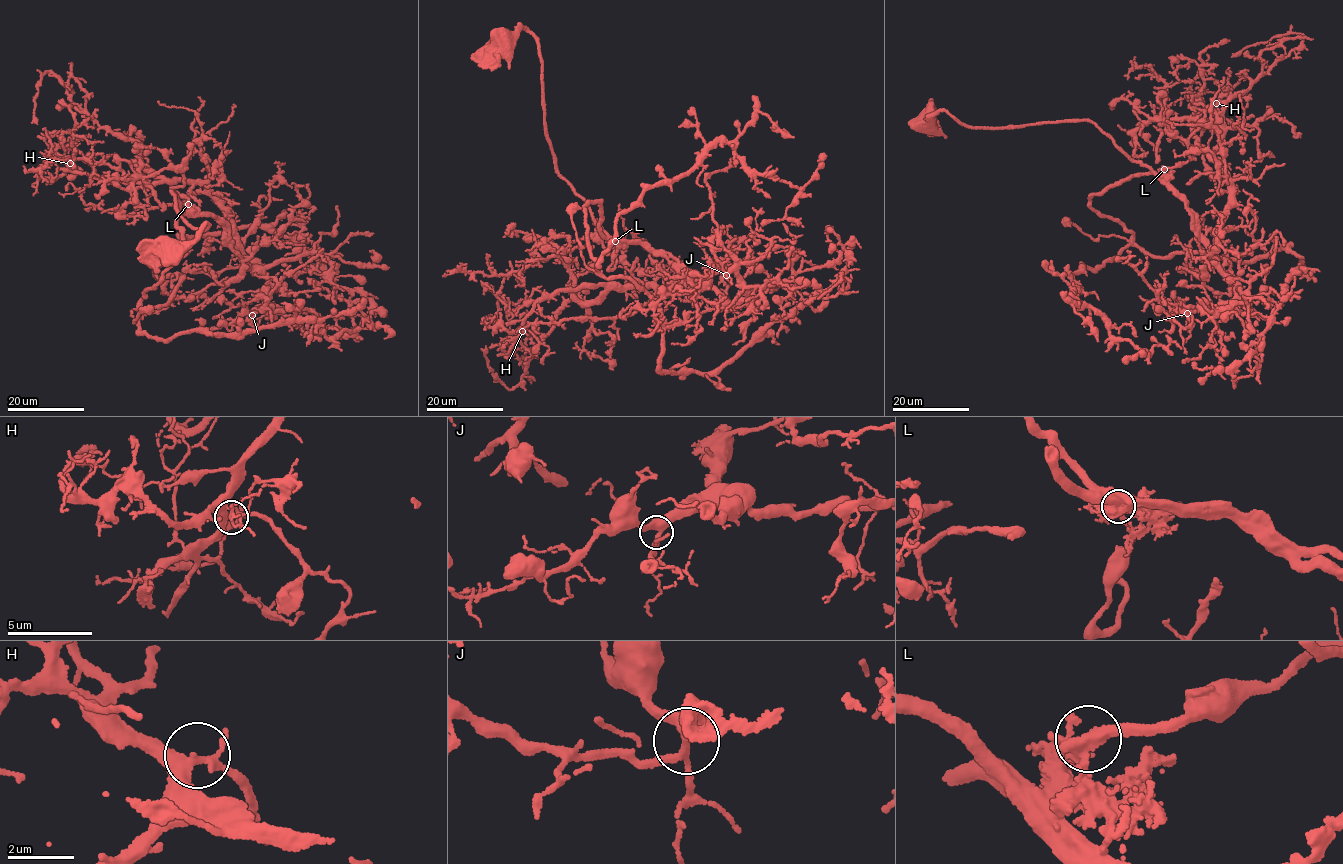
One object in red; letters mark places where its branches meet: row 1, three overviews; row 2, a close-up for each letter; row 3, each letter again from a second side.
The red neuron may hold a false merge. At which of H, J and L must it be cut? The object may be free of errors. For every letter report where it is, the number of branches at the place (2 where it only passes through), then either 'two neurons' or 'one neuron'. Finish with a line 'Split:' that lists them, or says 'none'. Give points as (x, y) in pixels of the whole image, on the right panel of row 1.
H: (1216, 103) | 4 | one neuron
J: (1187, 313) | 4 | one neuron
L: (1164, 169) | 4 | two neurons
Split: L

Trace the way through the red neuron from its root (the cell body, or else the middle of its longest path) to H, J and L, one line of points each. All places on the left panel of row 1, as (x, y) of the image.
H: (168, 256), (208, 225), (174, 209), (183, 172), (143, 144), (160, 182), (70, 163)
J: (168, 256), (208, 225), (192, 227), (170, 190), (178, 211), (224, 225), (265, 276), (267, 298), (252, 315)
L: (168, 256), (208, 225), (192, 227), (174, 209), (169, 191), (178, 211), (187, 204)

